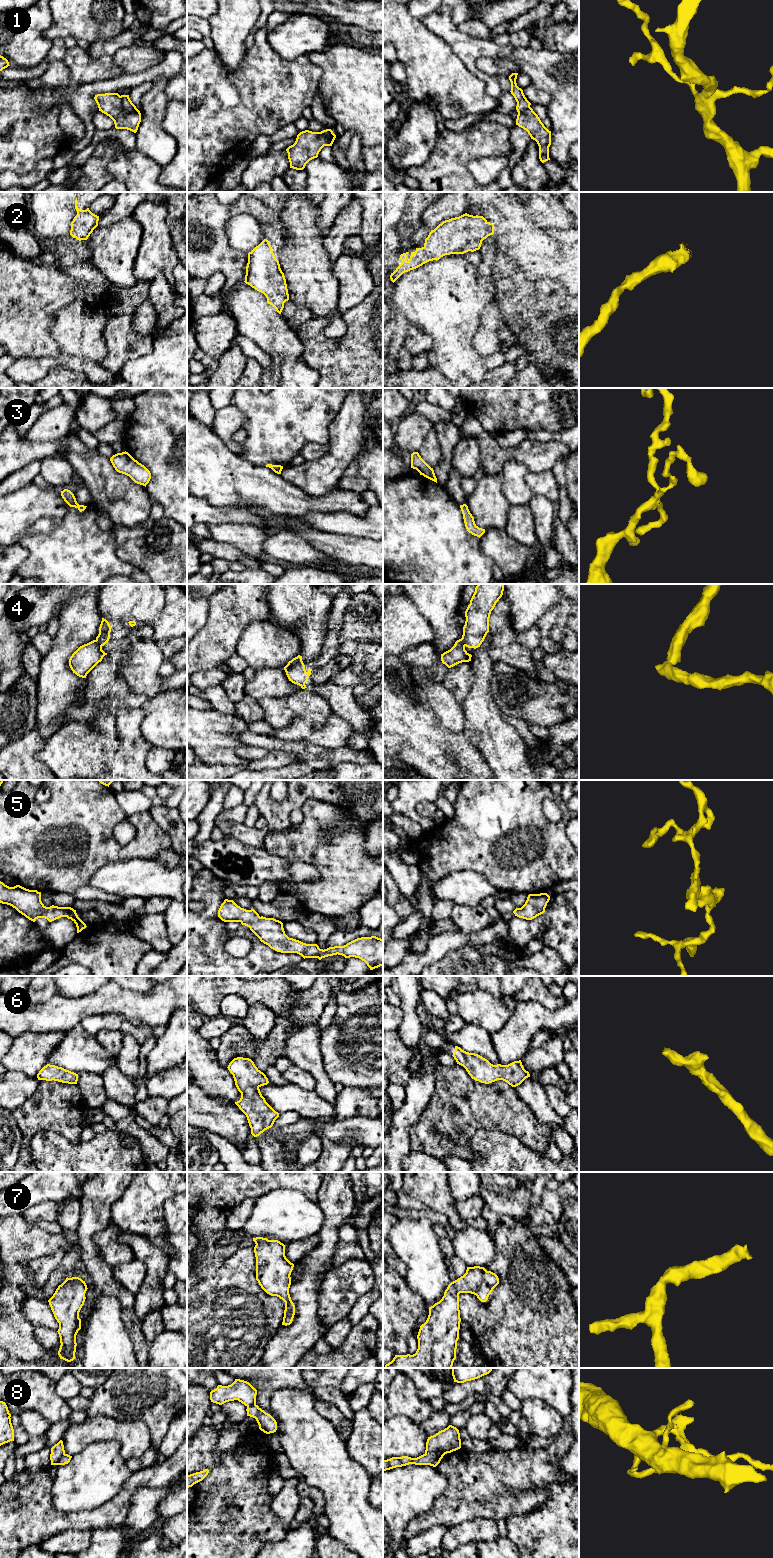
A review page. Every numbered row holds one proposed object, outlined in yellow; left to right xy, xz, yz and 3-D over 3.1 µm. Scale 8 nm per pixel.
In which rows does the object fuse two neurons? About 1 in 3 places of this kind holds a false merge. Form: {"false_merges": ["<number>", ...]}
{"false_merges": ["1", "4", "8"]}

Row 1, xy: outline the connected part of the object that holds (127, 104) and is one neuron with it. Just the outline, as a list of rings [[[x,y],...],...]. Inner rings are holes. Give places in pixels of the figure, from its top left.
[[[121,95],[121,99],[122,99],[122,106],[125,110],[130,112],[137,110],[136,106],[130,100],[129,95]]]

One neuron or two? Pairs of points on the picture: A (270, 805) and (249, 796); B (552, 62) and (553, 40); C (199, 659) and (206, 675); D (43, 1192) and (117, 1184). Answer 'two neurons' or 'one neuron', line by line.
A: two neurons
B: two neurons
C: two neurons
D: two neurons

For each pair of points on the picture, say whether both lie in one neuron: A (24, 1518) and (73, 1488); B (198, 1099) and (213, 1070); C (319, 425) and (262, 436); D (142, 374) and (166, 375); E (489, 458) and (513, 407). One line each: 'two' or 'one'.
A: two
B: two
C: one
D: one
E: two

